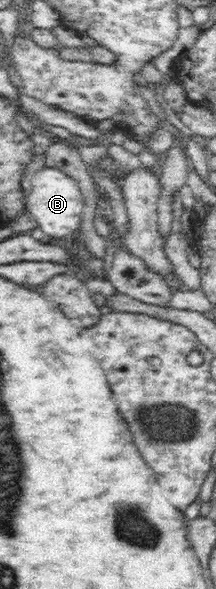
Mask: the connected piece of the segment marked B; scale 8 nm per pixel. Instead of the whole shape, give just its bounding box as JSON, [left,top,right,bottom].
[25,167,85,238]

